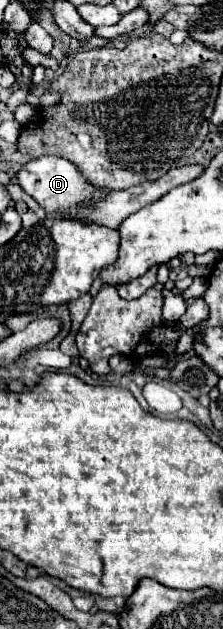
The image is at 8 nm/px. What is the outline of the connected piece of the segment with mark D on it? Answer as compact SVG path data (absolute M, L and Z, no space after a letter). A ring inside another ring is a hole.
M44 155L38 159L28 161L26 165L22 165L22 169L16 173L20 187L32 197L36 199L46 213L52 211L66 211L68 207L76 207L76 203L82 203L84 199L98 199L100 195L104 195L102 189L92 187L76 169L76 165L72 165L66 159L54 157L54 155Z

